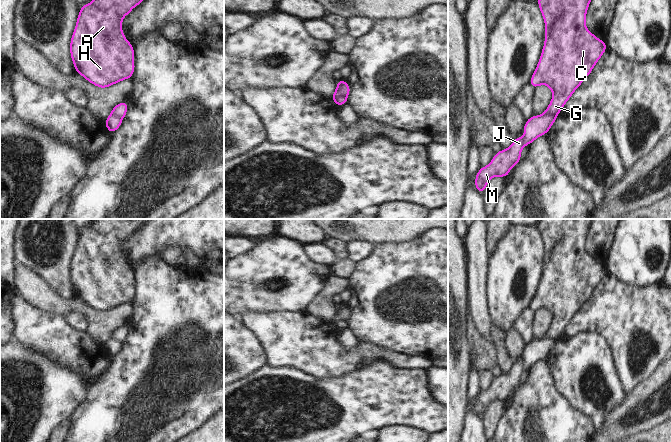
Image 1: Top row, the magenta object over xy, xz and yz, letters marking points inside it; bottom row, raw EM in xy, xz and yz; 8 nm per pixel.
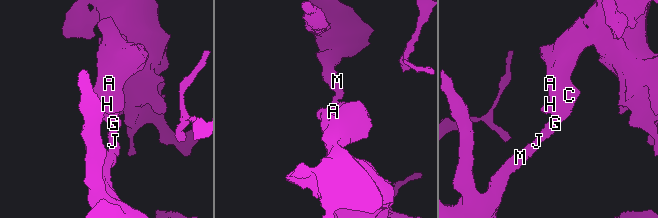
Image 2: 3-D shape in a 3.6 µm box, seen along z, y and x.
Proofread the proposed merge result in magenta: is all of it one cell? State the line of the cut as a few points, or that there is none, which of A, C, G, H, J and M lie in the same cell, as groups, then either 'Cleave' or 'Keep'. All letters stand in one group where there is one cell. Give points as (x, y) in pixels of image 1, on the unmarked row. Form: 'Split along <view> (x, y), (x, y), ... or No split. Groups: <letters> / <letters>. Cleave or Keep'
Split along xz (341, 305), (339, 316), (346, 322). Groups: A C G H / J M. Cleave.

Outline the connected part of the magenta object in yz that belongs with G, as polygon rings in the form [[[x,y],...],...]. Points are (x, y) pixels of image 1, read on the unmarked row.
[[[540,219],[538,224],[539,232],[545,244],[545,268],[537,292],[529,305],[535,313],[541,308],[546,308],[553,316],[553,322],[545,339],[557,340],[560,338],[564,328],[571,321],[573,316],[581,309],[583,304],[591,297],[593,291],[607,273],[605,265],[599,264],[590,257],[585,249],[587,233],[593,219]]]

